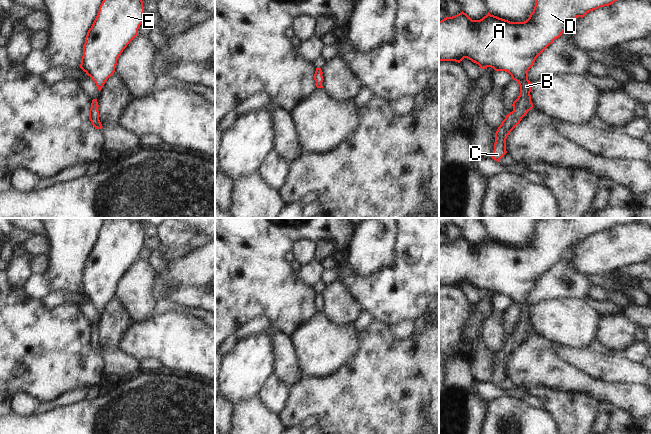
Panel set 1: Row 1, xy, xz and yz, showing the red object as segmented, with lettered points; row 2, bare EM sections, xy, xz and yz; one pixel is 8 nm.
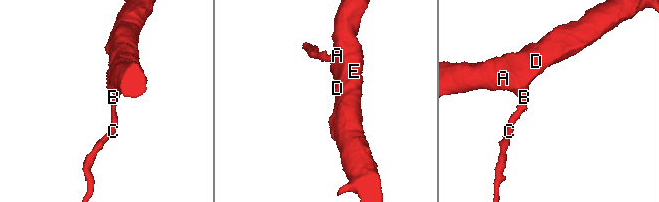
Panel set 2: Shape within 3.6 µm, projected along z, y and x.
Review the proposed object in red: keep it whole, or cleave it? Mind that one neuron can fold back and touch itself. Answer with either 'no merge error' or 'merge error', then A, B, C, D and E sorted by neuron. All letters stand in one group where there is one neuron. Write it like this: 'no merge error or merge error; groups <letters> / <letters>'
no merge error; groups A B C D E

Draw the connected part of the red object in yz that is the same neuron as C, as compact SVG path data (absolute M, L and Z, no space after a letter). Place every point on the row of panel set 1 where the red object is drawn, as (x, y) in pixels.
M536 0L533 12L524 22L510 22L489 12L480 20L472 20L463 11L439 21L439 61L460 63L464 58L495 71L506 71L520 86L518 98L513 102L513 111L506 115L495 133L492 159L498 161L507 153L506 139L522 118L533 108L531 82L528 71L536 58L559 38L568 24L577 17L583 18L590 11L609 6L618 0Z

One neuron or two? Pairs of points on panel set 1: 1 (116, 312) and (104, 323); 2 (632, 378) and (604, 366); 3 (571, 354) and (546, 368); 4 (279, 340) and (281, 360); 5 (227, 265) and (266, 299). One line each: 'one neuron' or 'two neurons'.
1: one neuron
2: one neuron
3: two neurons
4: one neuron
5: one neuron

